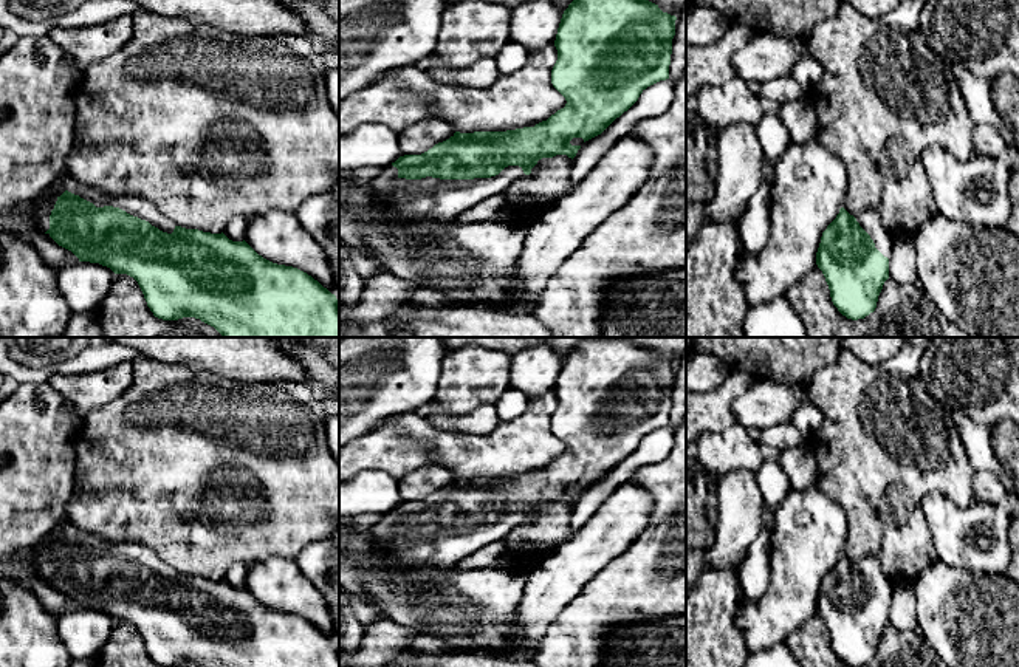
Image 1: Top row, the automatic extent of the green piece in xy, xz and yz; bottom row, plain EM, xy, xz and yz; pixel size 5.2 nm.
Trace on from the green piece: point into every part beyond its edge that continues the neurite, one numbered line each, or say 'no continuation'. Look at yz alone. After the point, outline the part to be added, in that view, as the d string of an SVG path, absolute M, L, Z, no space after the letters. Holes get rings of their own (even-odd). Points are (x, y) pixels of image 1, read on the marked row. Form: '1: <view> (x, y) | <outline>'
1: yz (869, 220) | M864 209L855 218L859 226L870 235L875 248L884 257L890 258L895 237L884 227L877 209Z

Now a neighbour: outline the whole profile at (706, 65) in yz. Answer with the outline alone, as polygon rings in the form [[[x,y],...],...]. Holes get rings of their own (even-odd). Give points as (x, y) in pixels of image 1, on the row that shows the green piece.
[[[728,25],[715,43],[686,46],[686,105],[702,87],[720,85],[736,77],[733,56],[751,36],[746,26]]]

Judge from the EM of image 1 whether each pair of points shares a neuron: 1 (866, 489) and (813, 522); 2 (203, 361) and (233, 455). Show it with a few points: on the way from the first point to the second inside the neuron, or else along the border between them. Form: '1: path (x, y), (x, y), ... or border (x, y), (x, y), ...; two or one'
1: border (815, 486), (844, 511), (846, 542); two
2: border (171, 362), (197, 372), (212, 372), (240, 386); two

